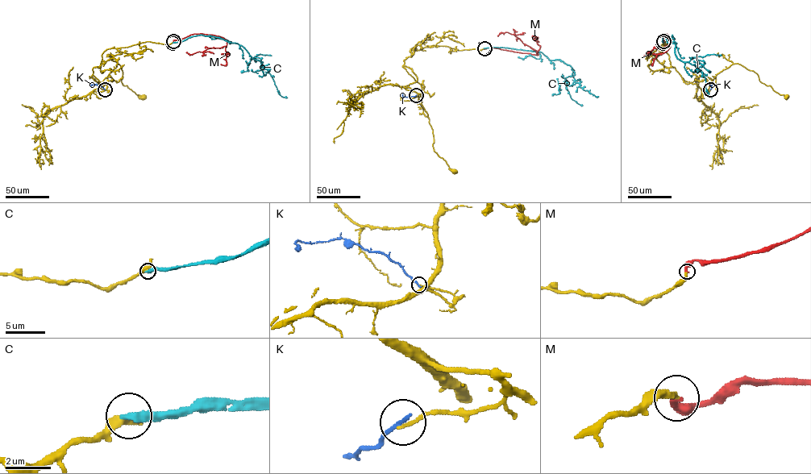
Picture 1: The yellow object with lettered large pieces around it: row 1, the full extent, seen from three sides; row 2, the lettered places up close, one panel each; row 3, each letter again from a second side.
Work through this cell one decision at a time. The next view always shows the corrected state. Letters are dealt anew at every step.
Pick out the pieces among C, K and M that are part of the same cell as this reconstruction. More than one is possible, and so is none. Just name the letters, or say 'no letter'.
M

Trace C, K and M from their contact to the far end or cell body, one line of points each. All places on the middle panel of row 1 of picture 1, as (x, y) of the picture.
C: (484, 47), (541, 51), (550, 60), (560, 60), (571, 68), (575, 81), (580, 87), (598, 96)
K: (416, 95), (407, 97), (402, 94)
M: (484, 48), (538, 54), (513, 35), (505, 32), (497, 35)

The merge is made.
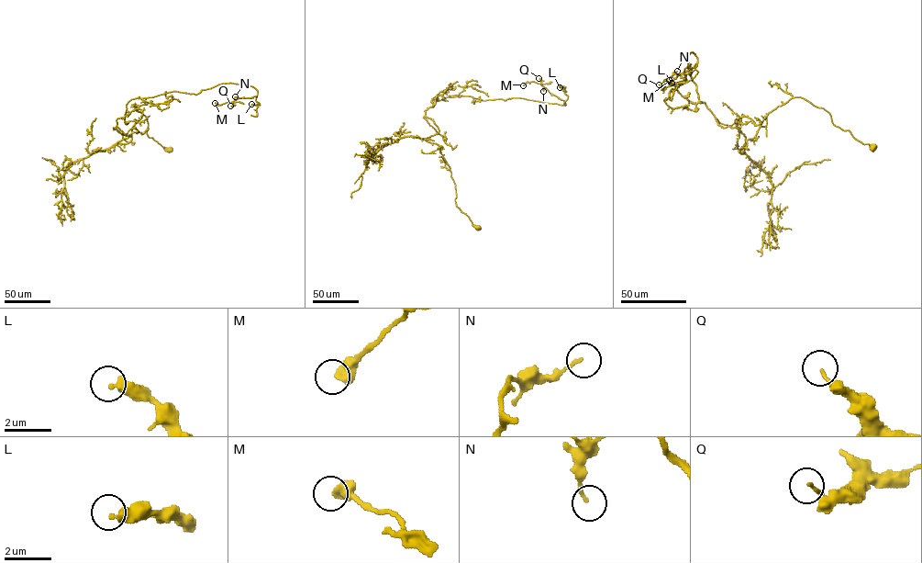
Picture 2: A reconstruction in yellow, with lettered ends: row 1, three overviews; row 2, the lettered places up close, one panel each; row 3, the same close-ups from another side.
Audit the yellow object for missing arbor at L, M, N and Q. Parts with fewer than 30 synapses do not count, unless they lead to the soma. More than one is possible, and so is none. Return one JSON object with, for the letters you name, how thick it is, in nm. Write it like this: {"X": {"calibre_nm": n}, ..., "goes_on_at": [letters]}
{"goes_on_at": []}

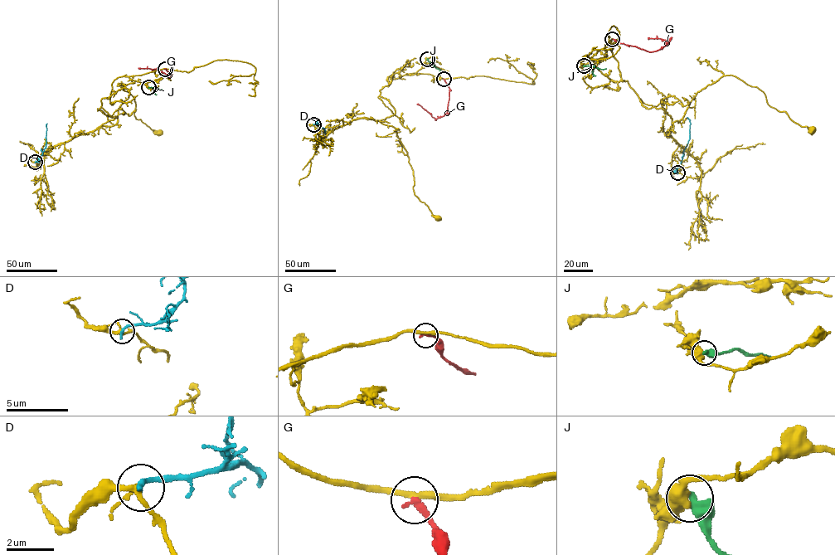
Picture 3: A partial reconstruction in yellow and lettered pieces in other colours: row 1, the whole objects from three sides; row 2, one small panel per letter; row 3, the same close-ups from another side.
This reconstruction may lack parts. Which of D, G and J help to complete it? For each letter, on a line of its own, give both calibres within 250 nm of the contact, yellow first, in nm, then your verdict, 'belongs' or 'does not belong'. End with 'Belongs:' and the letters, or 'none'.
D: calibres 180 and 280 nm; does not belong
G: calibres 280 and 280 nm; does not belong
J: calibres 600 and 500 nm; does not belong
Belongs: none

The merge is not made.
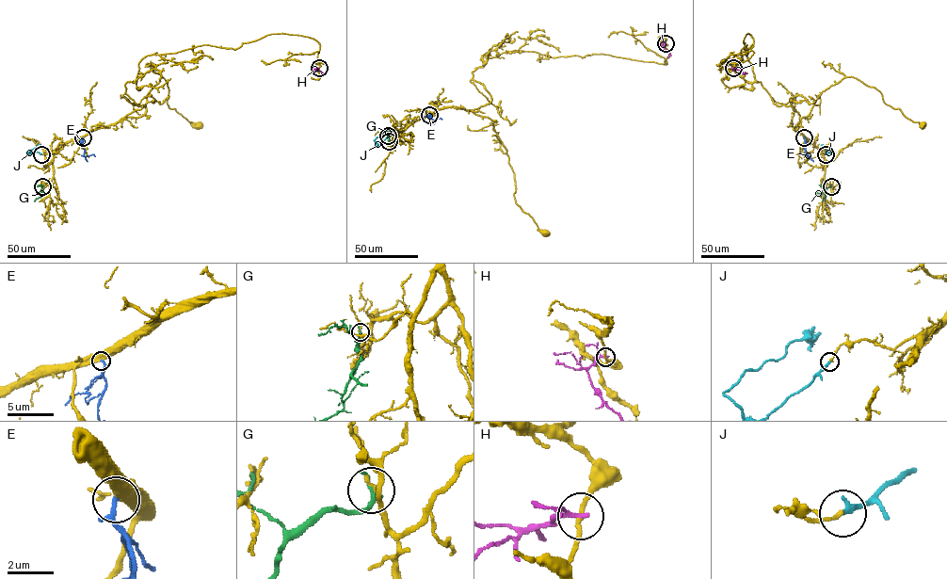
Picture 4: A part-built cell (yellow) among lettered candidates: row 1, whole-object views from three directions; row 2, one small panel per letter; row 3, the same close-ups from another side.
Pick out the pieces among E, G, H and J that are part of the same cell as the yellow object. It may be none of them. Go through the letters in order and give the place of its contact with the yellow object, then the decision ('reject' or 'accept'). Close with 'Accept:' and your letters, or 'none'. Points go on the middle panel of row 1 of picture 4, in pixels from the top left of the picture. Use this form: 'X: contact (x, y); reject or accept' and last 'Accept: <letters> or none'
E: contact (429, 115); reject
G: contact (389, 141); reject
H: contact (666, 43); reject
J: contact (388, 136); accept
Accept: J

